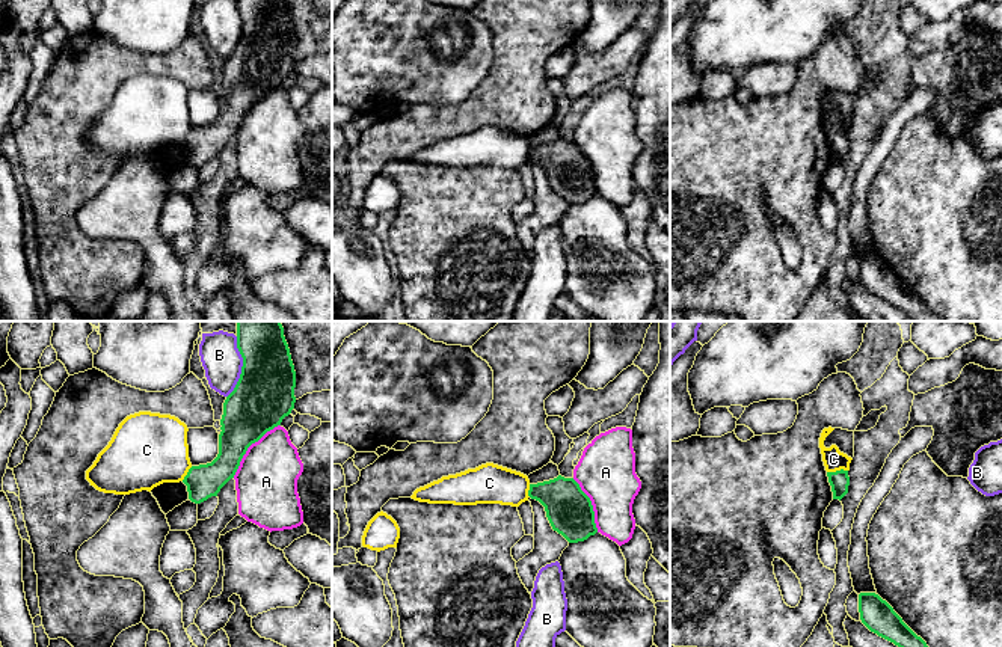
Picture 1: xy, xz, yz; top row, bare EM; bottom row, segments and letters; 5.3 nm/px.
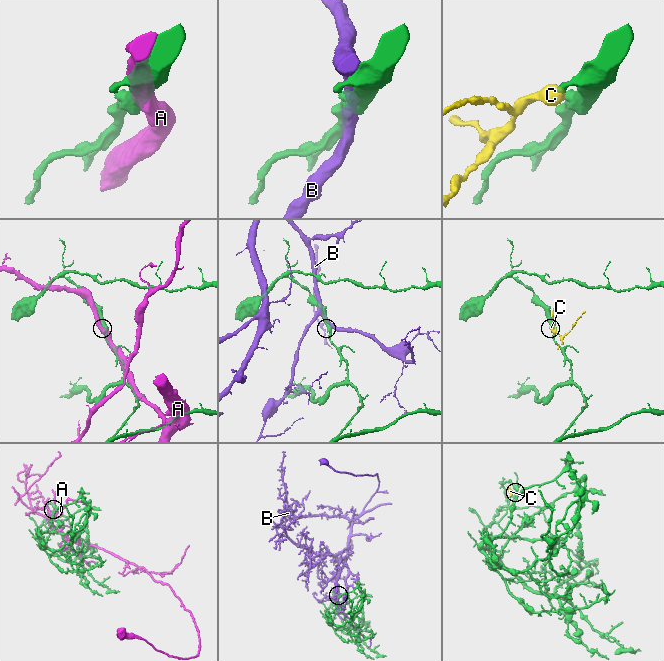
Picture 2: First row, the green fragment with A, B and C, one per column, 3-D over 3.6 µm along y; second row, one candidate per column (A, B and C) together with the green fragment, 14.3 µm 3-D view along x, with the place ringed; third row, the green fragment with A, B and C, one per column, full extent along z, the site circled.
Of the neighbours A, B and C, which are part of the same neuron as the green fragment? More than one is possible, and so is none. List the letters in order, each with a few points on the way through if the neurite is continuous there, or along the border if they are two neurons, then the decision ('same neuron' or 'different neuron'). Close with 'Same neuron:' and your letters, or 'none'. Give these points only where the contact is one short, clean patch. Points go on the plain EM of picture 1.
A: different neuron
B: different neuron
C: border along yz (847, 131), (827, 134); different neuron
Same neuron: none

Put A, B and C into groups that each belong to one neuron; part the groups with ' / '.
A / B / C

